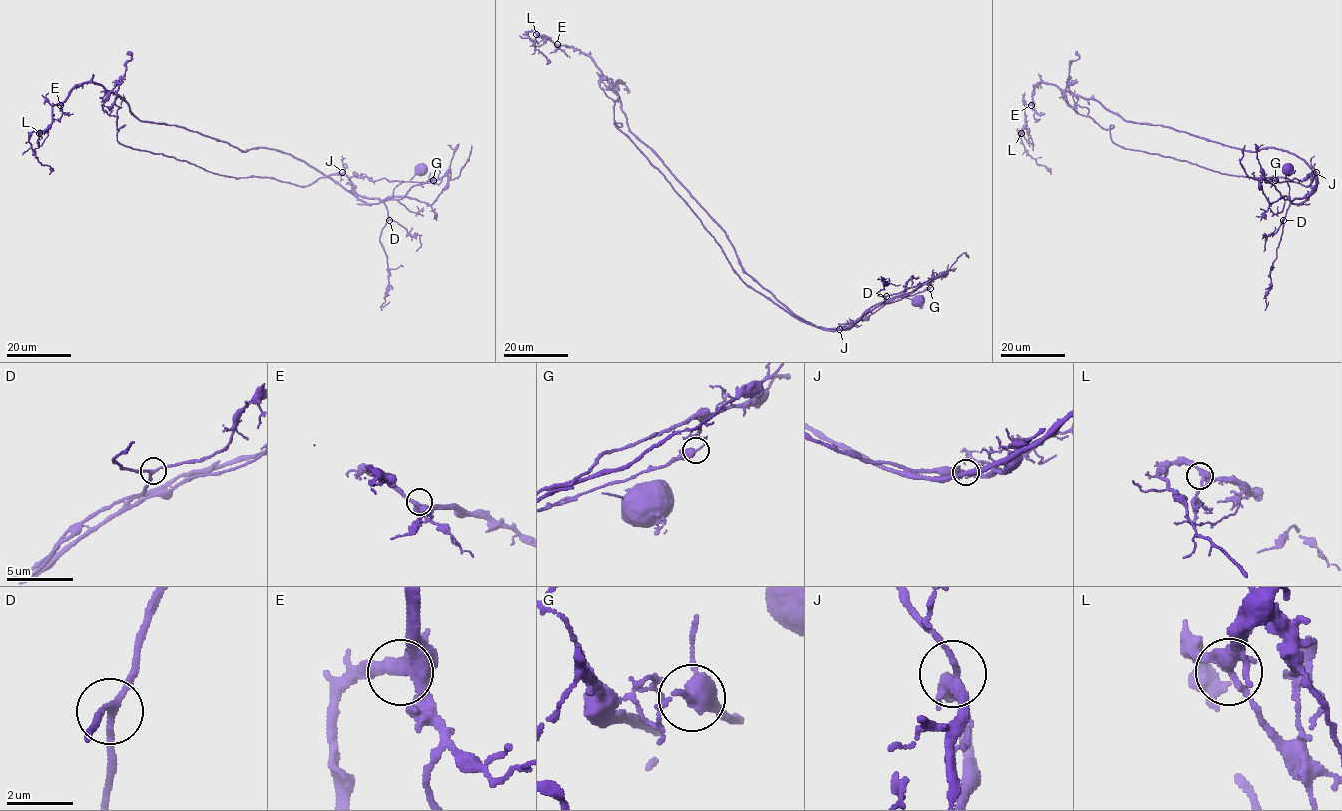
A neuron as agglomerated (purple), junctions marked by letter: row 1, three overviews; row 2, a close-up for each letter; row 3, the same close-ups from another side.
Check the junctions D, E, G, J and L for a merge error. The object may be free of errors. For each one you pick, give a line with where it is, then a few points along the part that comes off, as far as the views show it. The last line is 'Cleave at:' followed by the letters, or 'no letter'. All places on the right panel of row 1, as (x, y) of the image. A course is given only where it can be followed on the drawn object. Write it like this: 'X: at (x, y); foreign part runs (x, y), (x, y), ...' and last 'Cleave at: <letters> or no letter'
G: at (1275, 180); foreign part runs (1275, 180), (1317, 175), (1308, 186), (1222, 174), (1117, 145), (1073, 99), (1067, 81), (1075, 53)
Cleave at: G

